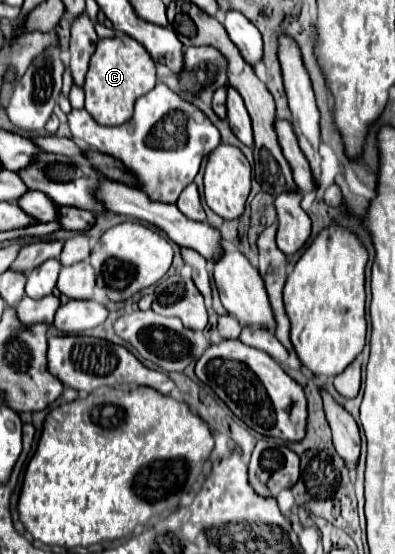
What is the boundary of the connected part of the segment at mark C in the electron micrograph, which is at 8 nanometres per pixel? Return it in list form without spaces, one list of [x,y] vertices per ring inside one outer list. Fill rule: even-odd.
[[[124,34],[98,40],[84,84],[86,110],[98,124],[118,126],[128,122],[134,112],[136,98],[150,92],[154,86],[156,86],[154,60],[140,42],[134,42],[134,38],[126,38]]]

